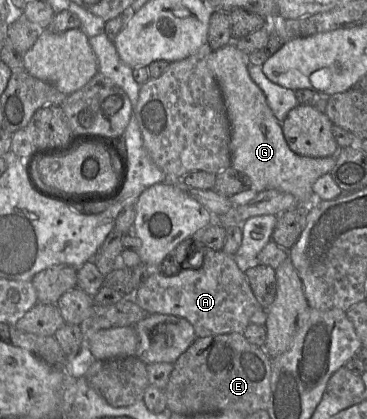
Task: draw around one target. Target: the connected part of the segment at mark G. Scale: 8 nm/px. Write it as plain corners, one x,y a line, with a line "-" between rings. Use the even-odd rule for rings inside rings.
232,42
213,50
208,58
222,92
230,123
231,167
245,173
258,193
276,189
292,194
300,204
310,205
315,200
314,182
333,169
336,156
307,157
293,152
283,135
281,122
274,116
260,87
248,72
248,54

